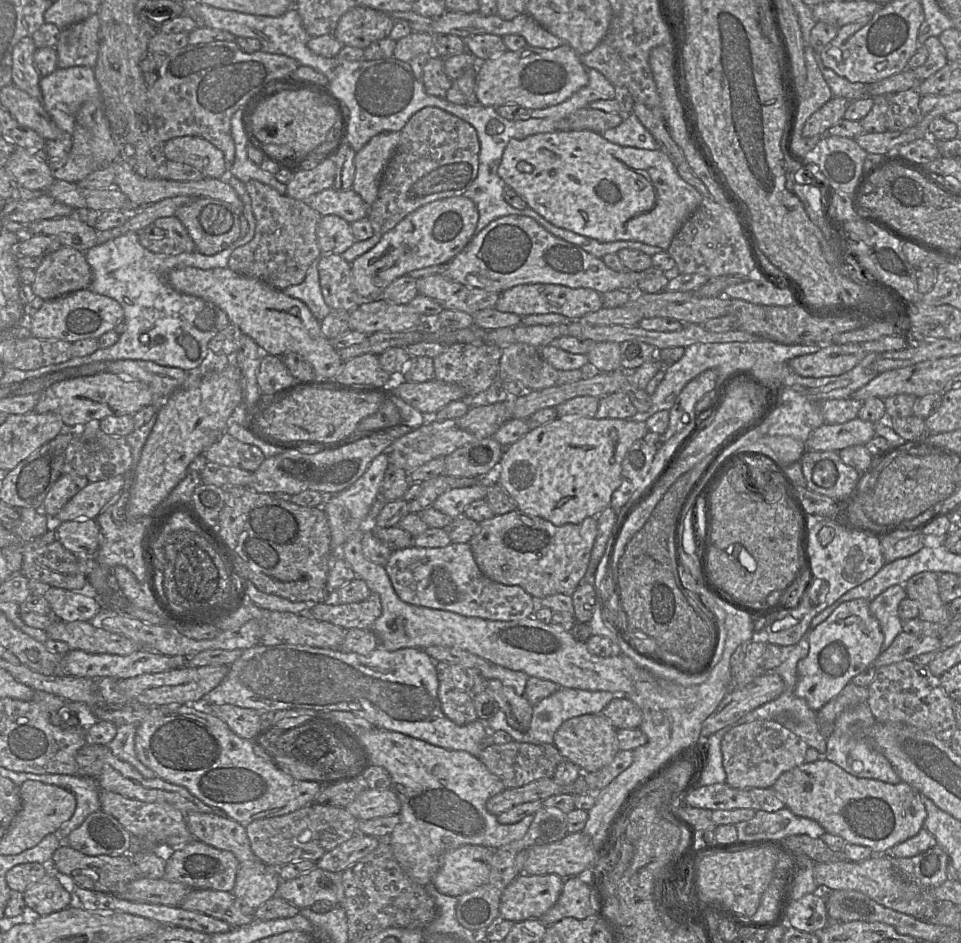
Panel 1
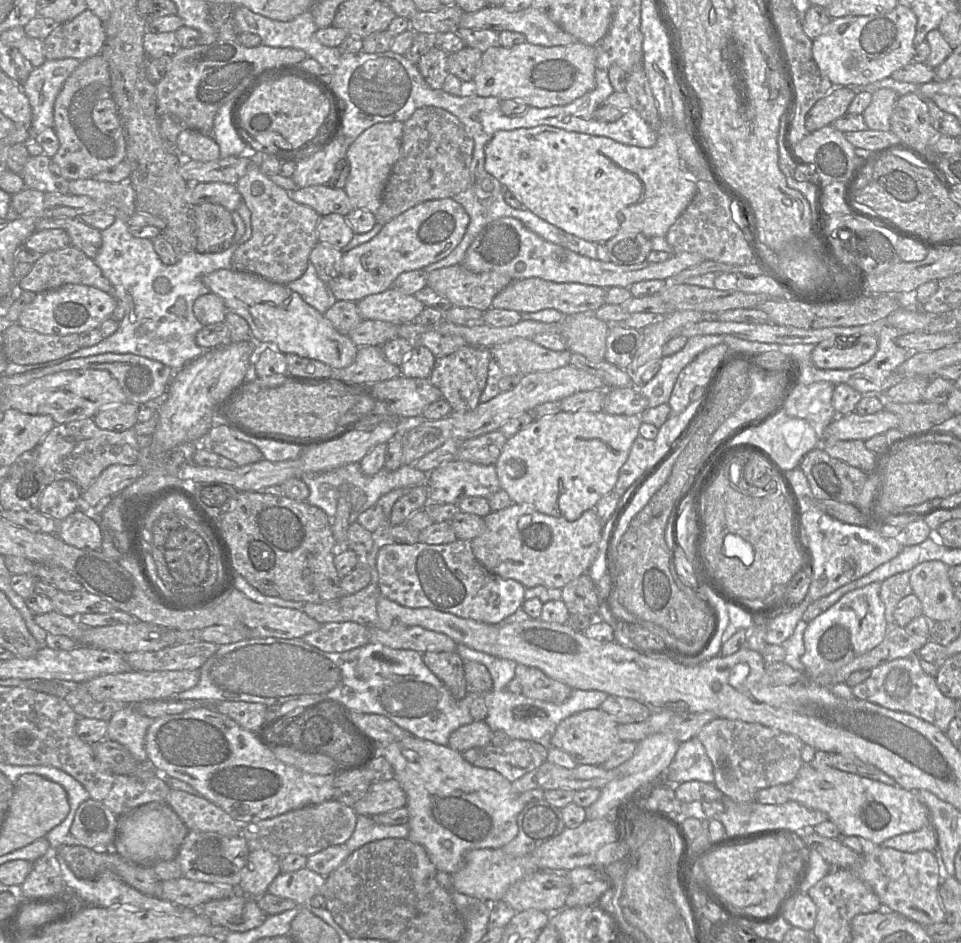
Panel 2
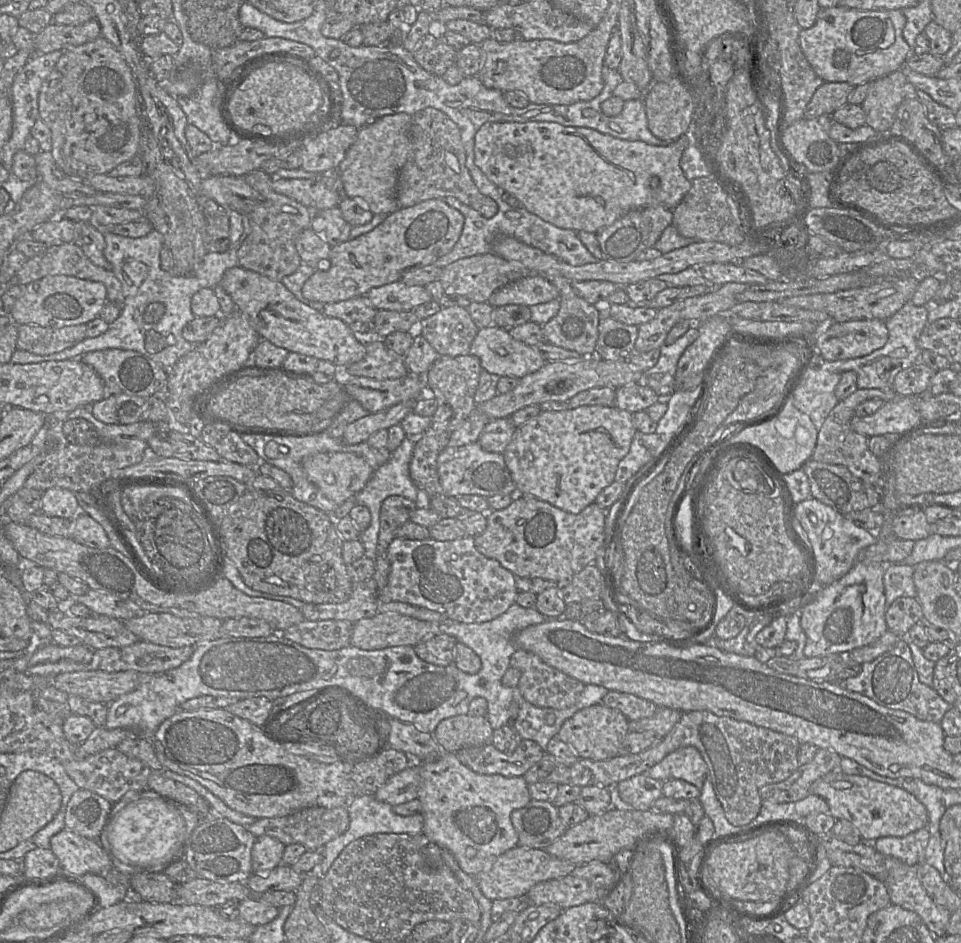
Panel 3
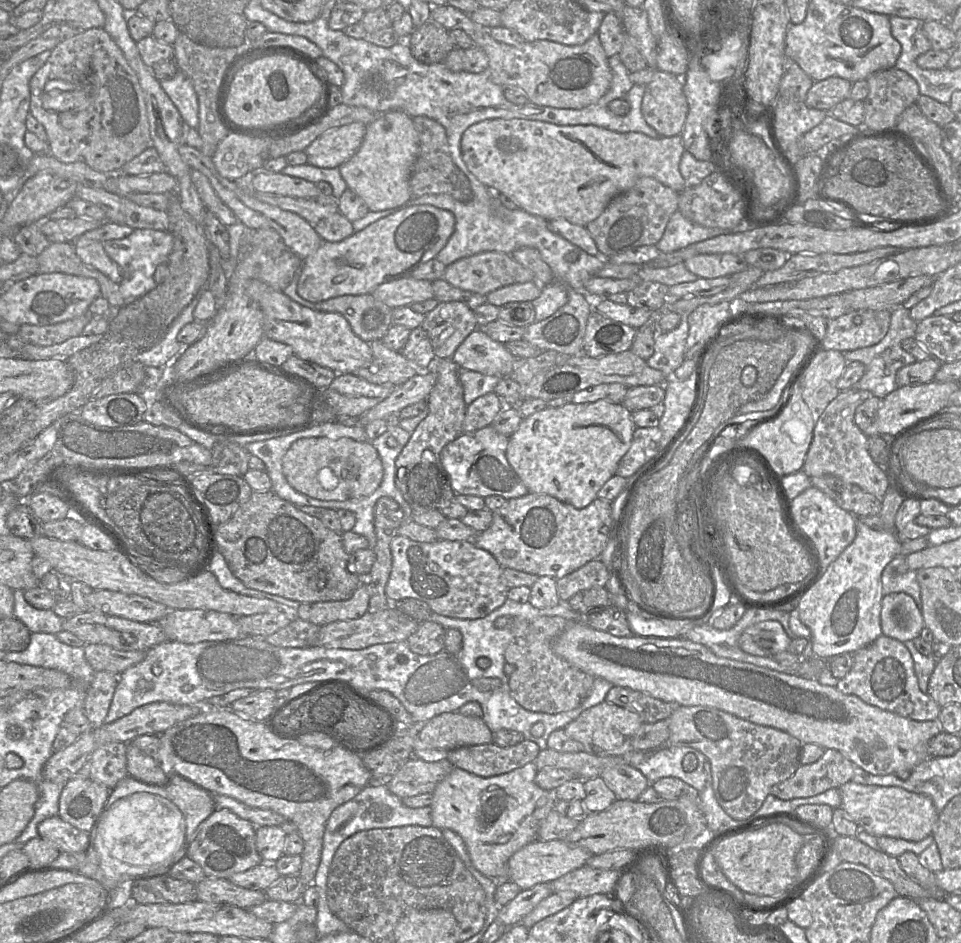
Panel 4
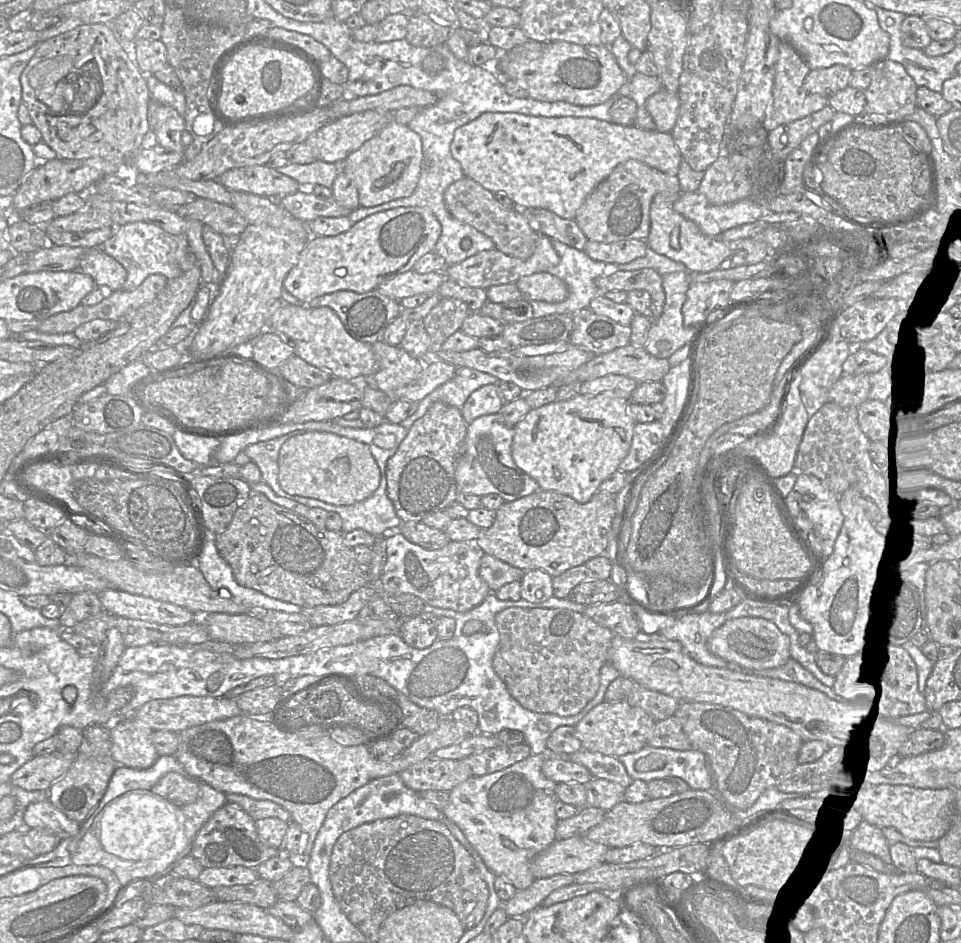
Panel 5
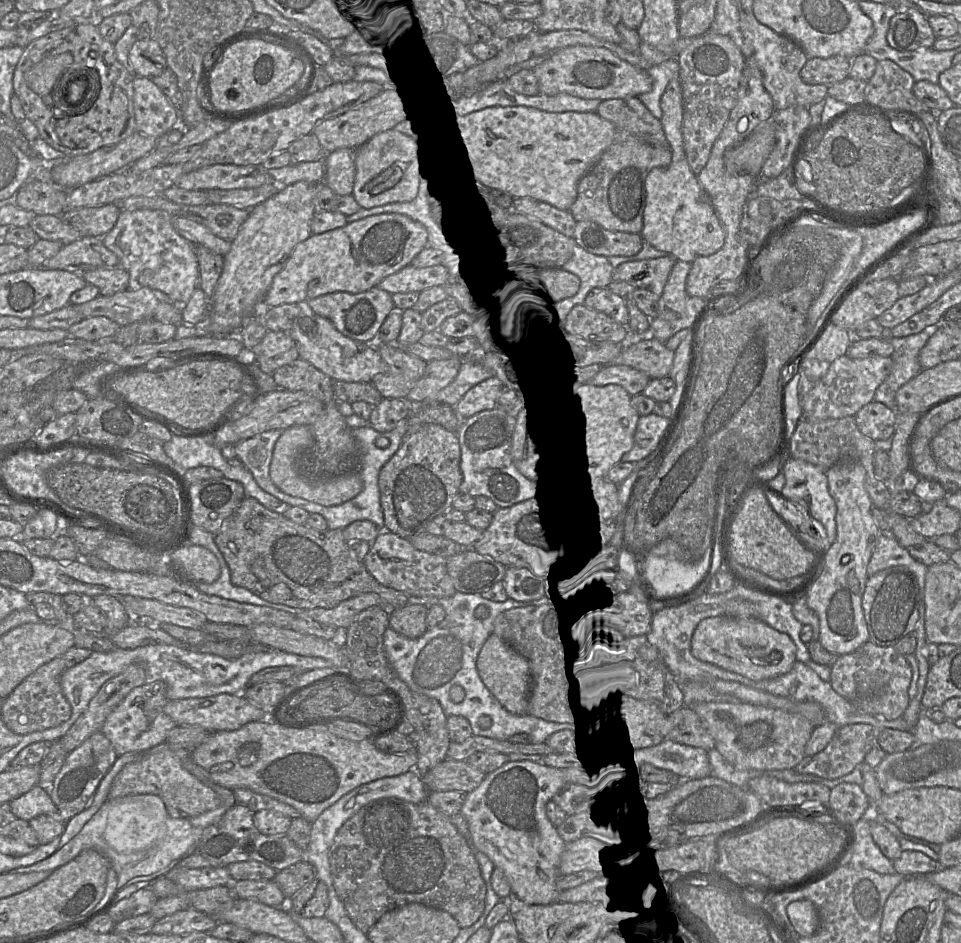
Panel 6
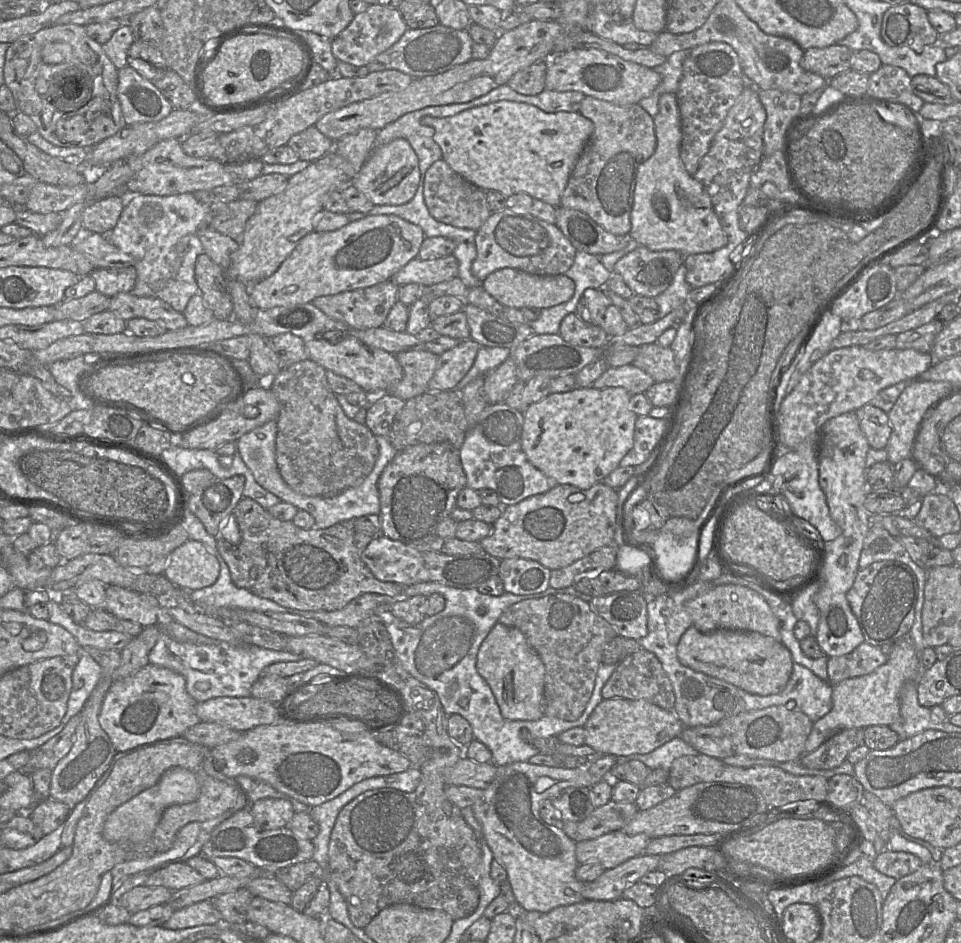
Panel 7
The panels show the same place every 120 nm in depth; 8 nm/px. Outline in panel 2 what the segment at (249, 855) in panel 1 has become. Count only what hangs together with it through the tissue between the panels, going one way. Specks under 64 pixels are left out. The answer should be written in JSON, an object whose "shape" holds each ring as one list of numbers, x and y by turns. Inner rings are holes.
{"shape":[[171,789,167,804,175,811,189,830,214,832,224,836,238,836,242,825,222,808,198,794]]}

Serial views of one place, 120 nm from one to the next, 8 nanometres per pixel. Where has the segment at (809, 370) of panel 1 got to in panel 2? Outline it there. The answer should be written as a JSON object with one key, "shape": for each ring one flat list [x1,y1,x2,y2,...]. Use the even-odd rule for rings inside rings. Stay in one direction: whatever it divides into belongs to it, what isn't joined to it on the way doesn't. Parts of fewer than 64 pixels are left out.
{"shape":[[838,336,815,345,811,359,819,369,852,369,868,362,877,350,877,337]]}

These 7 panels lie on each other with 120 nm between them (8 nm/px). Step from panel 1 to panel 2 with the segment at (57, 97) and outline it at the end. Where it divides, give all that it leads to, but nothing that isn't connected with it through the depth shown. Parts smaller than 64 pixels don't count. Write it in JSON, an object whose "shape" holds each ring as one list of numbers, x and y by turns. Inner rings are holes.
{"shape":[[75,58,46,60,21,85,32,109,30,138,54,125,54,102,66,79,79,66]]}

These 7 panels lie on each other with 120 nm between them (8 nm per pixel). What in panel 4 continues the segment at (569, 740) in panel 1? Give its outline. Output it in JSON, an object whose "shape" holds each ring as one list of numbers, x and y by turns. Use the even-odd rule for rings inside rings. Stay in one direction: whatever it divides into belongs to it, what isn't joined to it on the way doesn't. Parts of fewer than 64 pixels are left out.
{"shape":[[603,701,583,711,565,726,566,735,582,744,583,751,596,756,623,756,632,750,632,739,643,724,632,710]]}

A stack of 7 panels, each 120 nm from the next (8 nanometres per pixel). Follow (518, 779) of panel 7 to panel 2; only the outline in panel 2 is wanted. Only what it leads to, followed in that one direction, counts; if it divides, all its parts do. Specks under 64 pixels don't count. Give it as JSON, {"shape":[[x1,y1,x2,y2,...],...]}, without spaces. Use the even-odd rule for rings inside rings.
{"shape":[[414,735,387,745,381,745,375,740,375,750,377,756,384,757,391,764,394,779,407,796,410,829,407,839,425,848,437,871,453,874,462,868,464,856,469,850,503,848,518,835,517,817,527,804,522,803,512,782,499,772,474,766,463,758,462,752]]}

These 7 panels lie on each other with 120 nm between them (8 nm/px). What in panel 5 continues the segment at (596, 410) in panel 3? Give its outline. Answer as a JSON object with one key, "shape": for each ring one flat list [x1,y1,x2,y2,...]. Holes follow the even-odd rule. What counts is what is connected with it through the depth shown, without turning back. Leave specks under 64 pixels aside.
{"shape":[[601,393,595,396,578,394,568,400,554,401,539,408,531,409,514,427,511,445,512,458,521,470,537,481,541,490,556,491,570,496,578,503,584,504,599,490,600,484,618,470,620,463,629,452,636,422,628,413,628,404,629,401,617,397,613,393]]}

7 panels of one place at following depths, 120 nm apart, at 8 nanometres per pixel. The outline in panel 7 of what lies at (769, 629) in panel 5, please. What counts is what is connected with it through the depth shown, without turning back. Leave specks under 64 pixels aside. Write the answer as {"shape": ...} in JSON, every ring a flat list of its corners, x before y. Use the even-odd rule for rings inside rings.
{"shape":[[693,625,681,636,677,657,682,665,696,672,761,696,780,693,791,676,794,663,791,652,781,640,746,630,718,629,703,633]]}

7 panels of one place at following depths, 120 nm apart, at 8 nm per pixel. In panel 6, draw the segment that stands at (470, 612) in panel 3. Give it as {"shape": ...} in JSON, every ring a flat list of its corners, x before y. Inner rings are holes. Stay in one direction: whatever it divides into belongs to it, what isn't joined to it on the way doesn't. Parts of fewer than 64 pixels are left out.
{"shape":[[383,530,371,543,370,552,364,561,372,574,387,587,406,592,410,596,447,598,457,592,447,572,447,559,448,557,419,550,409,539]]}

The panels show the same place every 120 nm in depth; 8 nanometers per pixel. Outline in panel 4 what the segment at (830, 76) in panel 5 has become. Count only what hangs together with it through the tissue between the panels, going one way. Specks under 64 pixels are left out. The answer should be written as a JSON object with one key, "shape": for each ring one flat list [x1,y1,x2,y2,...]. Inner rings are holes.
{"shape":[[840,77,816,81,807,93,805,104,809,108,831,111,838,103,850,98,852,84]]}

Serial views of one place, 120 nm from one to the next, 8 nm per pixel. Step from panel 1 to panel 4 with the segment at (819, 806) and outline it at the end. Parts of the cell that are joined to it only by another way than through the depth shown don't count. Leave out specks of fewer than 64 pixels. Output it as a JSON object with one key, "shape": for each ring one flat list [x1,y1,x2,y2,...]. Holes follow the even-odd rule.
{"shape":[[849,781,839,787,841,808,859,829,875,837,888,836,908,841,921,841,930,834,939,813,928,796,900,787,863,785]]}

